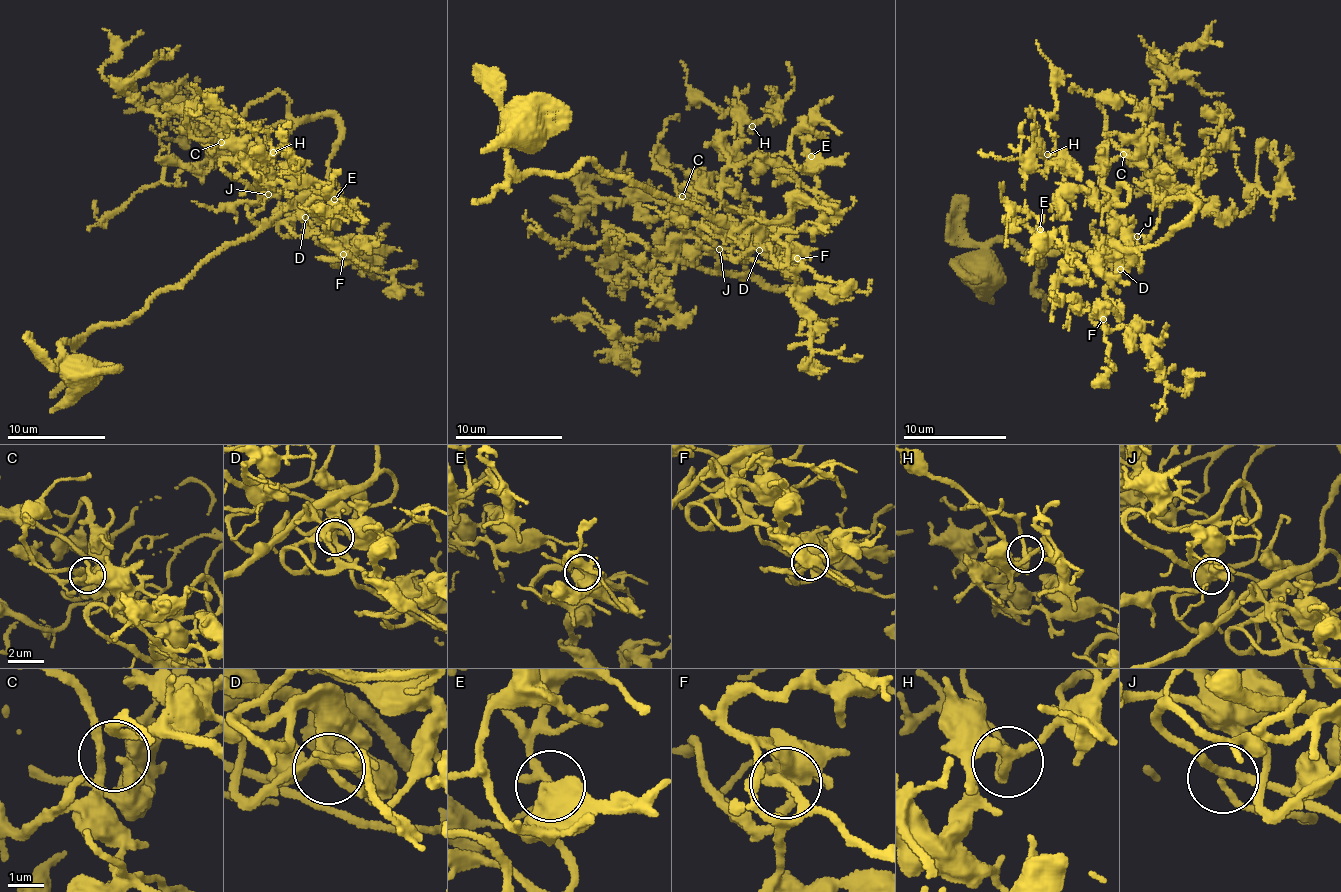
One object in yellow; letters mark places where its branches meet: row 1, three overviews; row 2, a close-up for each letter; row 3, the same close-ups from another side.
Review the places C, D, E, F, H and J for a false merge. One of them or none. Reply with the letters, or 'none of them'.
none of them

